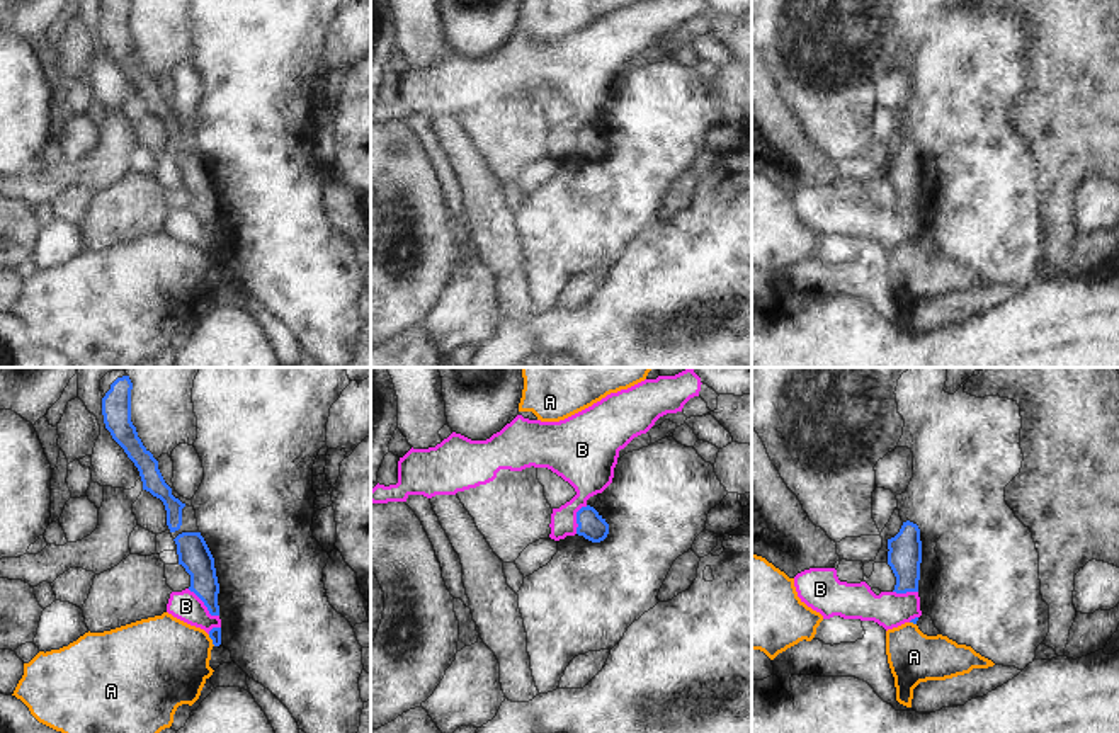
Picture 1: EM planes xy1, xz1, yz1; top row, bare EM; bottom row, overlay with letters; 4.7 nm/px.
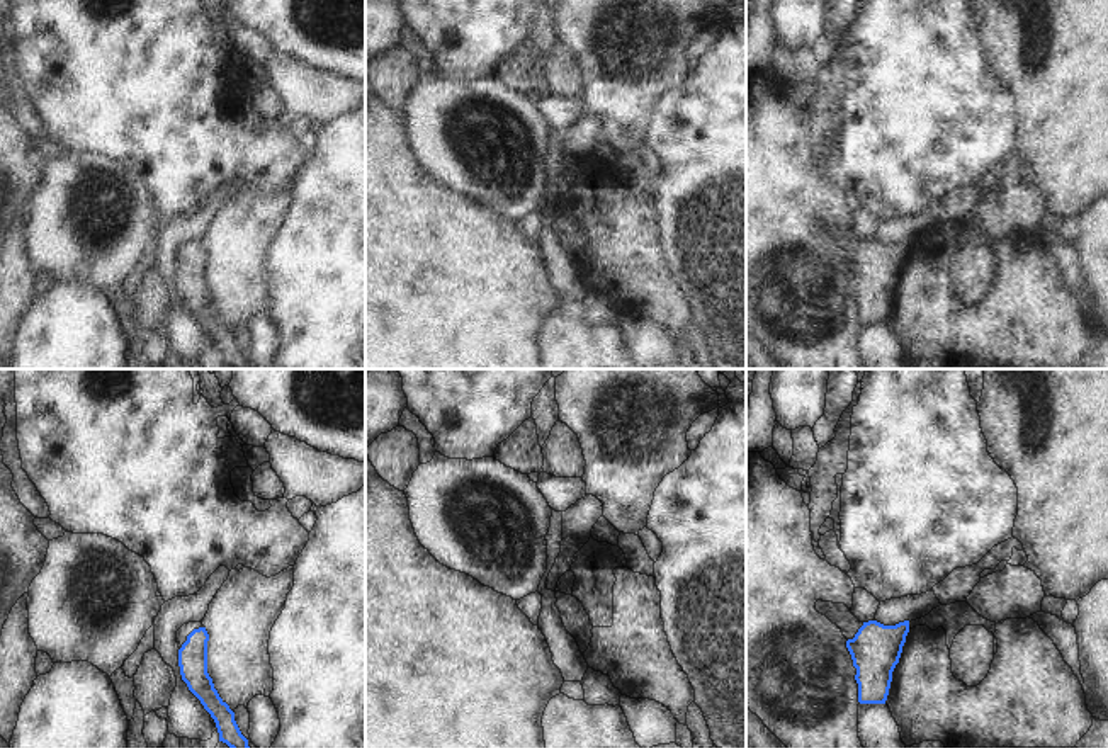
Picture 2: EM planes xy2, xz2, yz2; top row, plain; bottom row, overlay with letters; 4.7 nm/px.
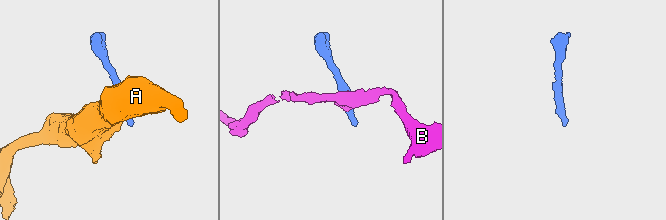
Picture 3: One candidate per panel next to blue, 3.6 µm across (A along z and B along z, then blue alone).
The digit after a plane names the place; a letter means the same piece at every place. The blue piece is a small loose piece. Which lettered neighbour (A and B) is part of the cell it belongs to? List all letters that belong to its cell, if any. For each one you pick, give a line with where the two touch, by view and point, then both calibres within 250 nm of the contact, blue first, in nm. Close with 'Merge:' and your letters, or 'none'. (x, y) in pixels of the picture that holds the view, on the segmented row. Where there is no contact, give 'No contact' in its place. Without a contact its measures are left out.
Merge: none.

